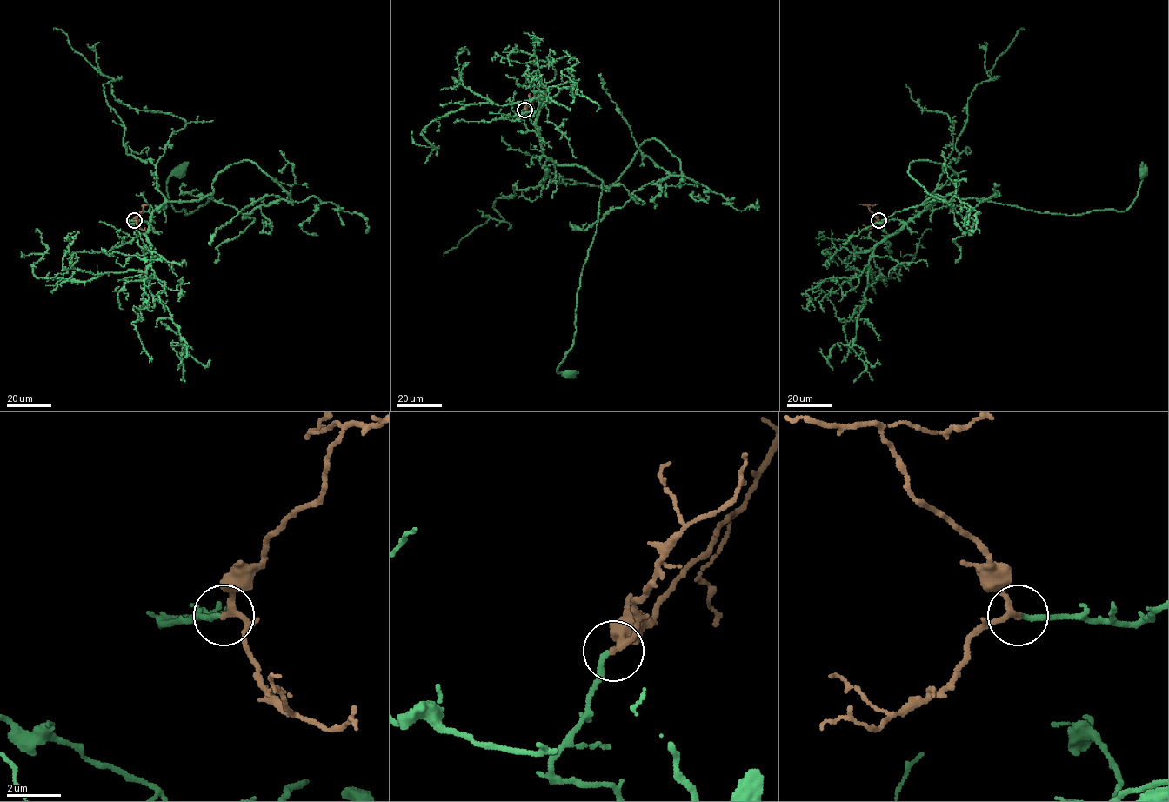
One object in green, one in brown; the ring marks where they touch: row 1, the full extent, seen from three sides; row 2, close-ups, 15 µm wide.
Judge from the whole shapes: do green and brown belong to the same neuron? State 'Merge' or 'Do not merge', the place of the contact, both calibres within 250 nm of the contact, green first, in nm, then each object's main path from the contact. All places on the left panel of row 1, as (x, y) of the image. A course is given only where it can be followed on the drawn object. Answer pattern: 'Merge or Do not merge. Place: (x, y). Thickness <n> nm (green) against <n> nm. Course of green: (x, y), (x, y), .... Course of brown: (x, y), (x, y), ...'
Merge. Place: (134, 220). Thickness 190 nm (green) against 200 nm. Course of green: (134, 220), (149, 222), (167, 202), (211, 198), (186, 215), (177, 211), (166, 188), (179, 171). Course of brown: (135, 220), (143, 210), (143, 204)

